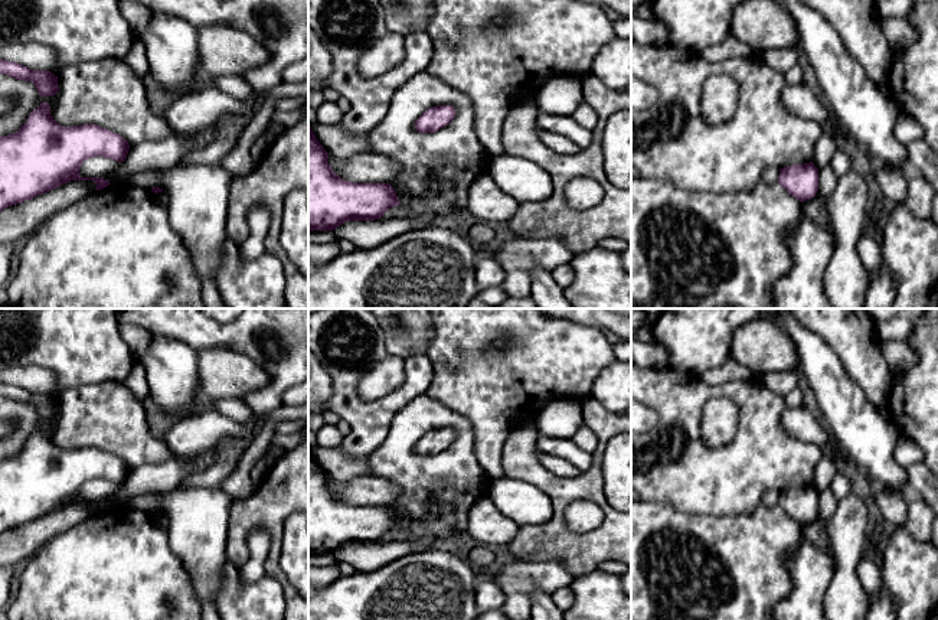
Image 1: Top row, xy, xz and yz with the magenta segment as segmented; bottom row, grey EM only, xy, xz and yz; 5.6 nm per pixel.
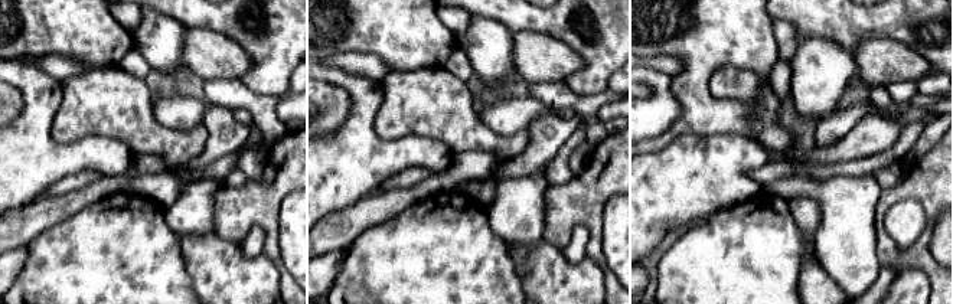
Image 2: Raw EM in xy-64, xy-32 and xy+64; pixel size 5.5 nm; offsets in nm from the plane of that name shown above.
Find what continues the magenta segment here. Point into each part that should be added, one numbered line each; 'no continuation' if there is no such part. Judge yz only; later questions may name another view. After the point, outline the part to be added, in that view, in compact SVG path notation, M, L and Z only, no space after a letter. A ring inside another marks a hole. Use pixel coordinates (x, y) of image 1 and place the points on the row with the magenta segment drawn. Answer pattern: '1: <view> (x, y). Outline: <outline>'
no continuation

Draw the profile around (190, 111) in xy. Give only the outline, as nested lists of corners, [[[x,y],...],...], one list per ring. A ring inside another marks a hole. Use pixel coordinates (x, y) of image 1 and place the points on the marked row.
[[[216,87],[190,89],[177,94],[166,110],[166,120],[176,134],[197,133],[225,112],[256,114],[259,104],[255,99],[236,99]]]

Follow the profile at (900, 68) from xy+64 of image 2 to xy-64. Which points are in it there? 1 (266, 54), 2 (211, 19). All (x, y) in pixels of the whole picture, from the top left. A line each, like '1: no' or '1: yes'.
1: no
2: no

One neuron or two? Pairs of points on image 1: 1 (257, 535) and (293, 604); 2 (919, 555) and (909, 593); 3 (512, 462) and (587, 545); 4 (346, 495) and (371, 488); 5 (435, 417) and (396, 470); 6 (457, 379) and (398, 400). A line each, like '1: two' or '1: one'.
1: two
2: one
3: one
4: one
5: one
6: two

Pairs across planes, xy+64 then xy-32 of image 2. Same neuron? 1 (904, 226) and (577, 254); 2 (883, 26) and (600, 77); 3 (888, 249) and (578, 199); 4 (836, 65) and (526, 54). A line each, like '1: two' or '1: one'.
1: one
2: one
3: one
4: two

